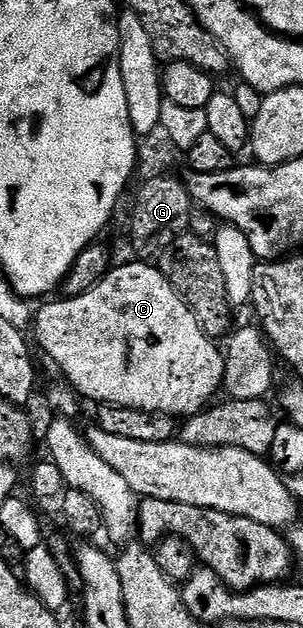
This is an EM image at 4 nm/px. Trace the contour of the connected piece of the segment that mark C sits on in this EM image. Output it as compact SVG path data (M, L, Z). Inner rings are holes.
M136 261L140 263L124 263L113 266L106 278L101 283L94 285L86 293L82 293L73 299L60 297L57 303L48 303L44 308L37 310L34 315L34 332L40 347L56 362L56 367L69 379L71 390L79 393L85 400L93 399L96 405L111 405L114 407L129 407L130 409L142 409L150 413L162 413L163 415L174 415L187 417L195 415L197 411L203 411L213 402L212 394L221 390L224 381L224 356L221 348L213 340L209 339L207 333L200 327L196 320L196 314L189 309L170 281L160 272L159 266L150 264L148 261Z

